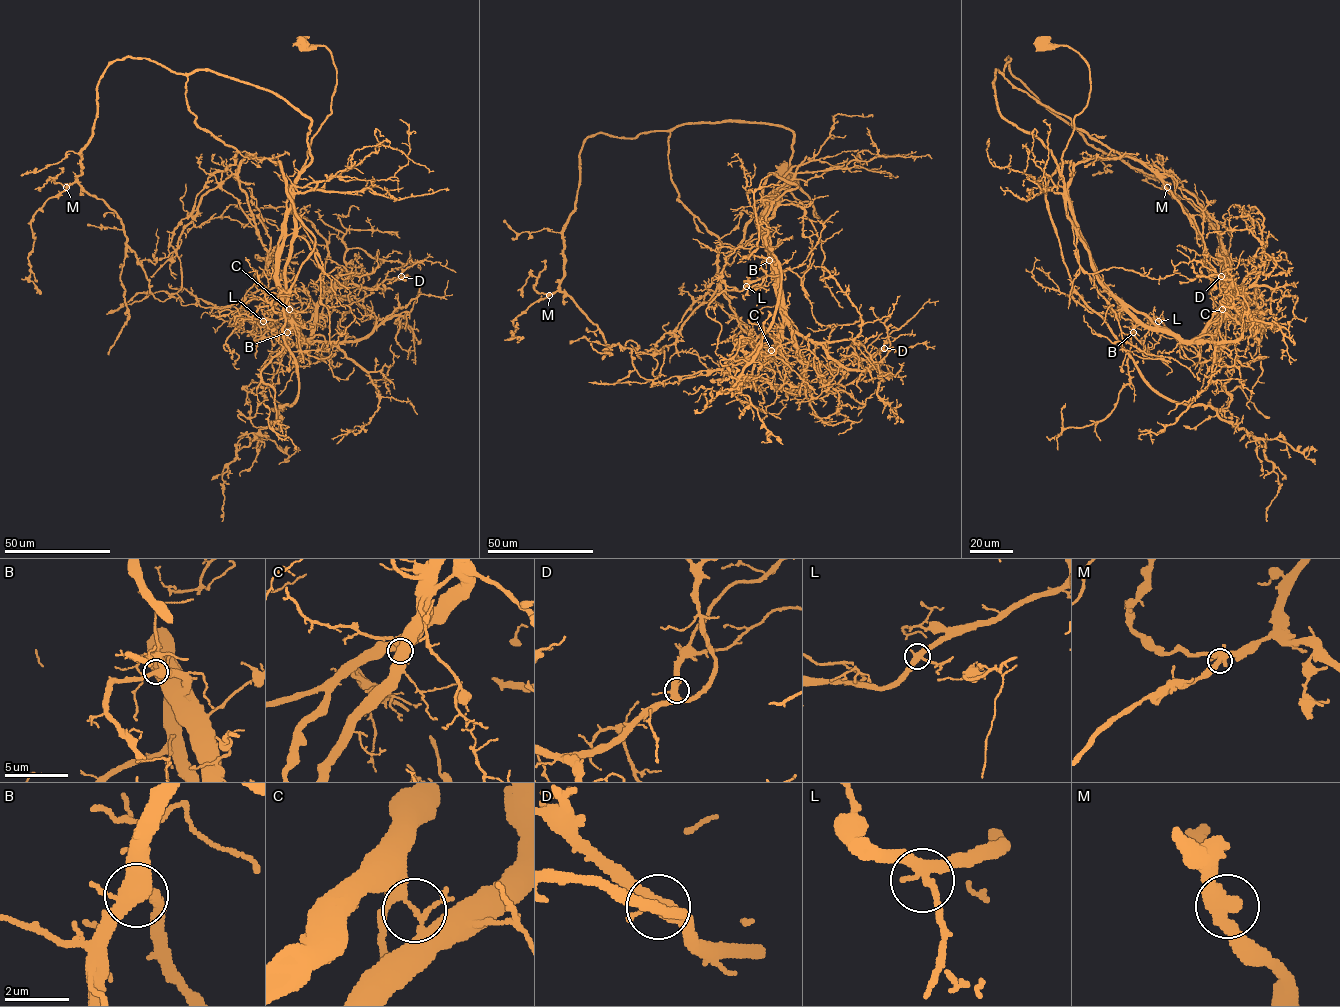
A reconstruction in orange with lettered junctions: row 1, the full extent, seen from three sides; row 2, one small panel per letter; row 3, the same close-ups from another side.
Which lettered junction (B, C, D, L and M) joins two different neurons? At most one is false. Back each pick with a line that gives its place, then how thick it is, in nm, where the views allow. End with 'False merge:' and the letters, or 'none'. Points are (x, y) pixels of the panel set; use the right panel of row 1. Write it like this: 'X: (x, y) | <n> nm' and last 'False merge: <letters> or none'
C: (1222, 309) | 240 nm
False merge: C

